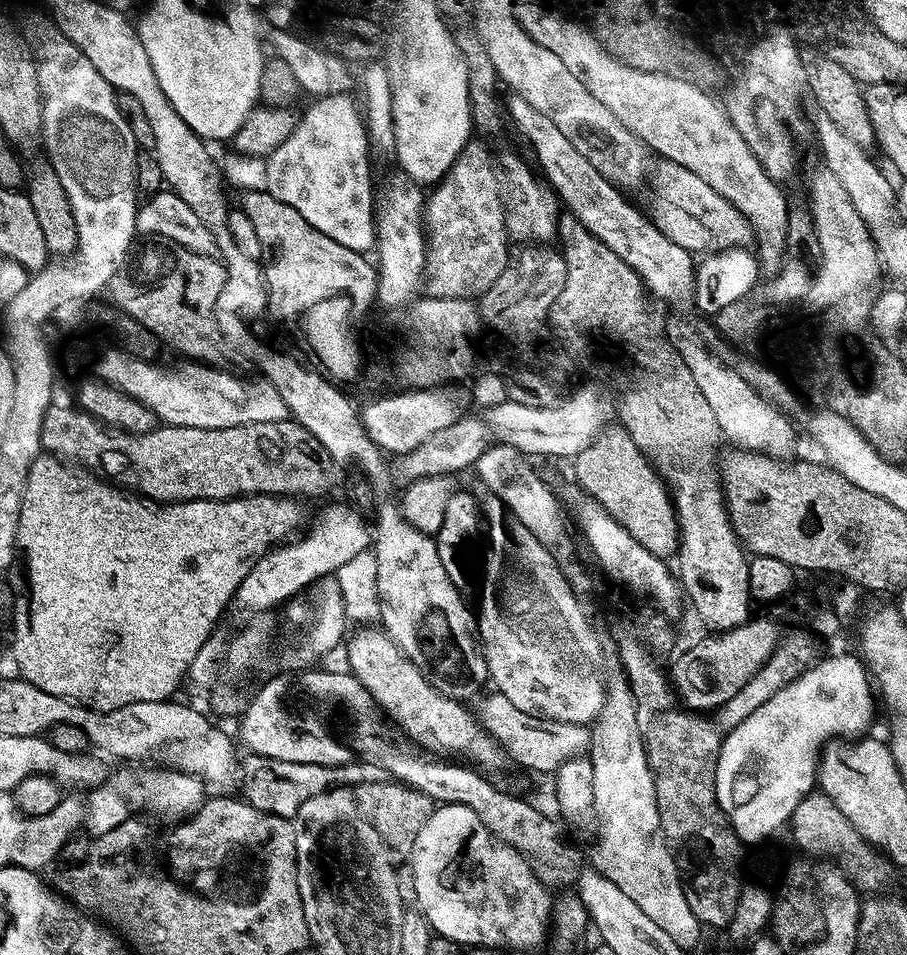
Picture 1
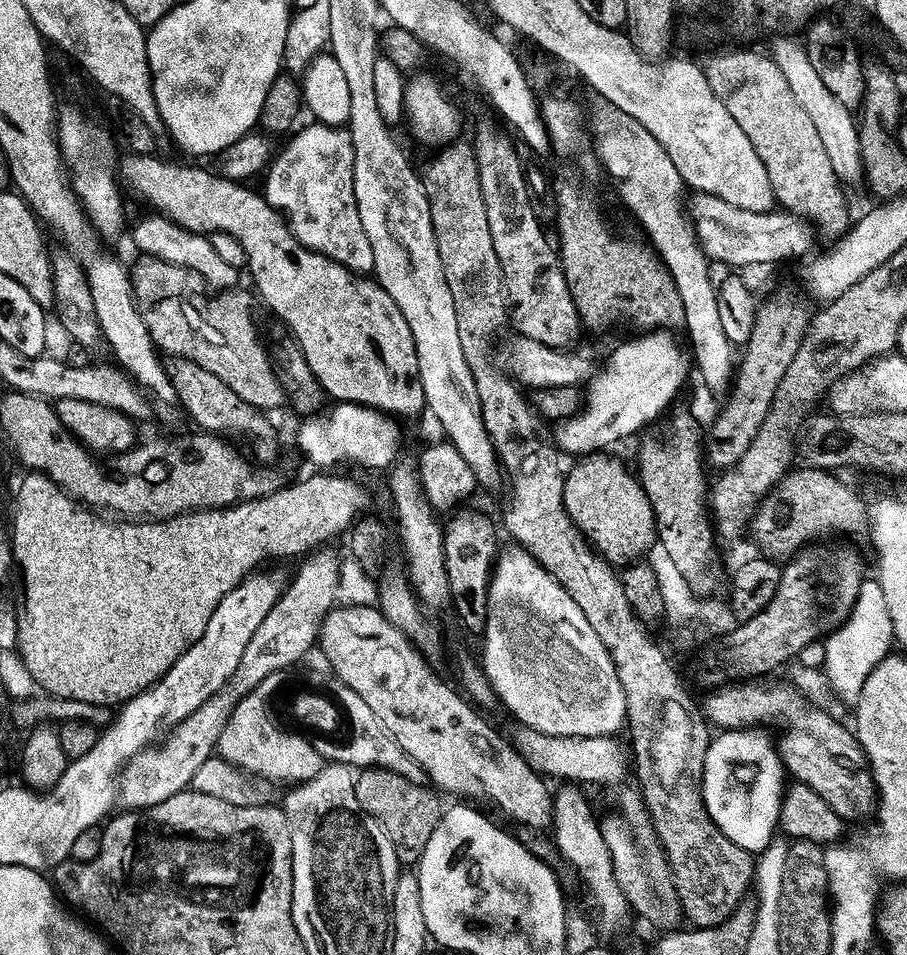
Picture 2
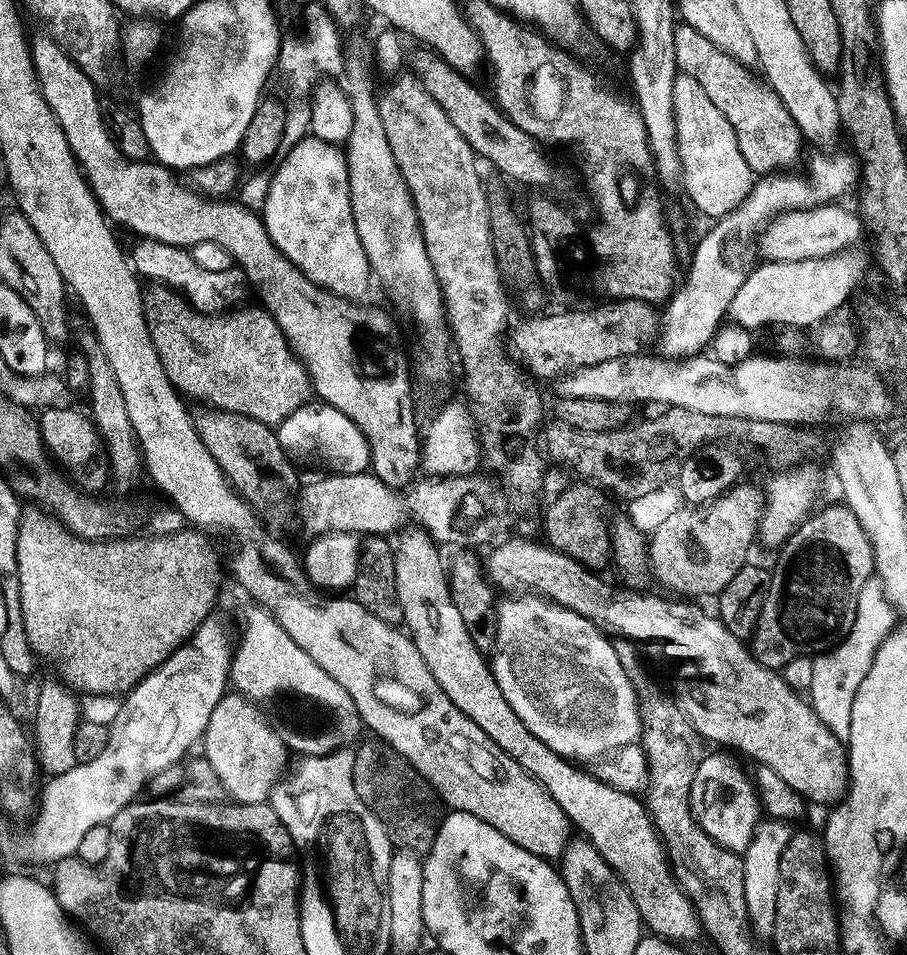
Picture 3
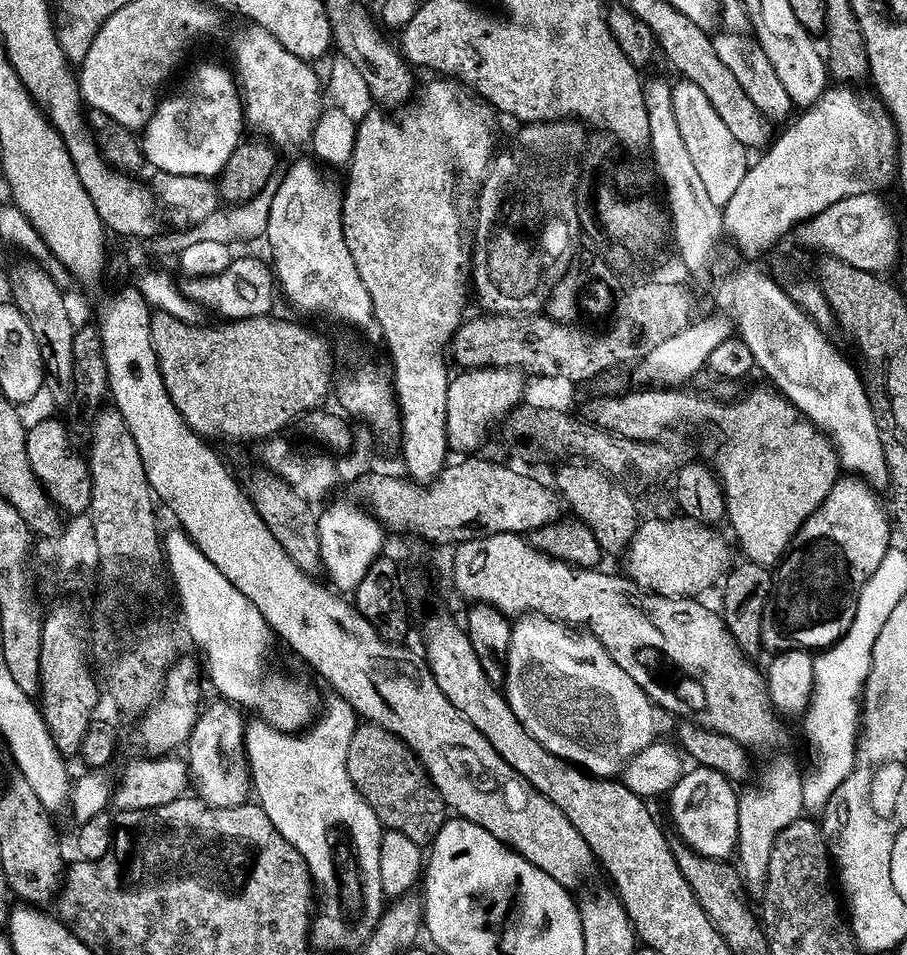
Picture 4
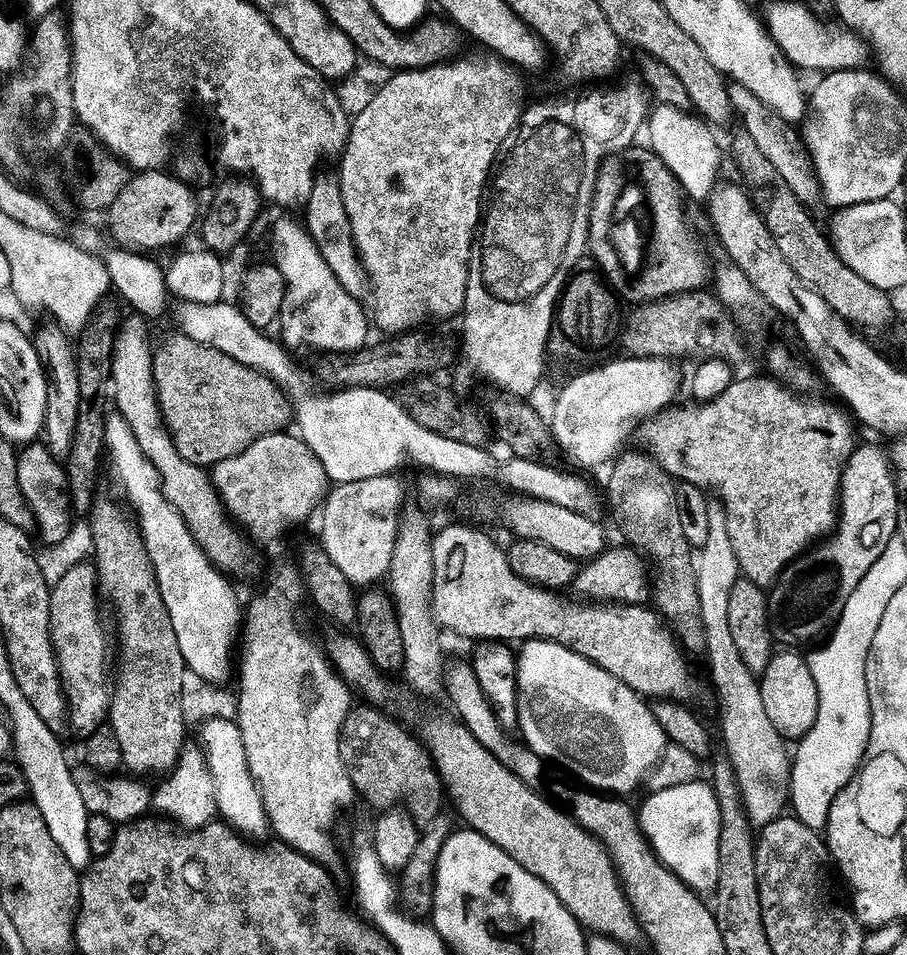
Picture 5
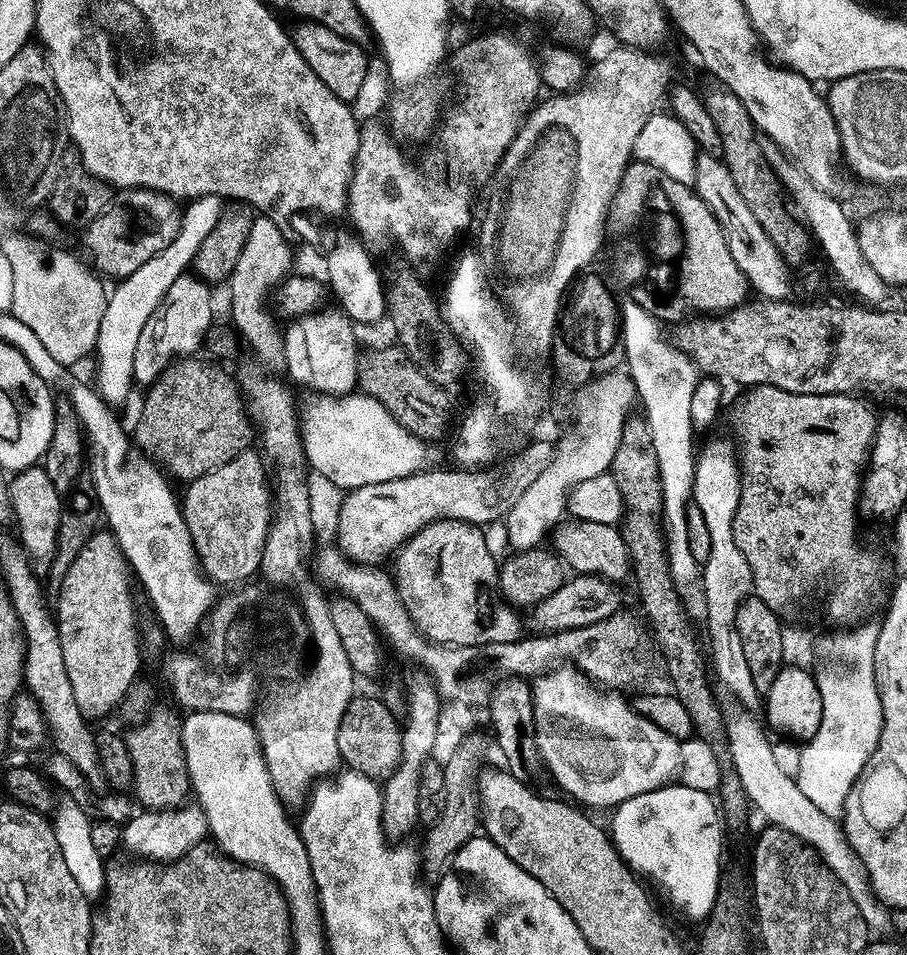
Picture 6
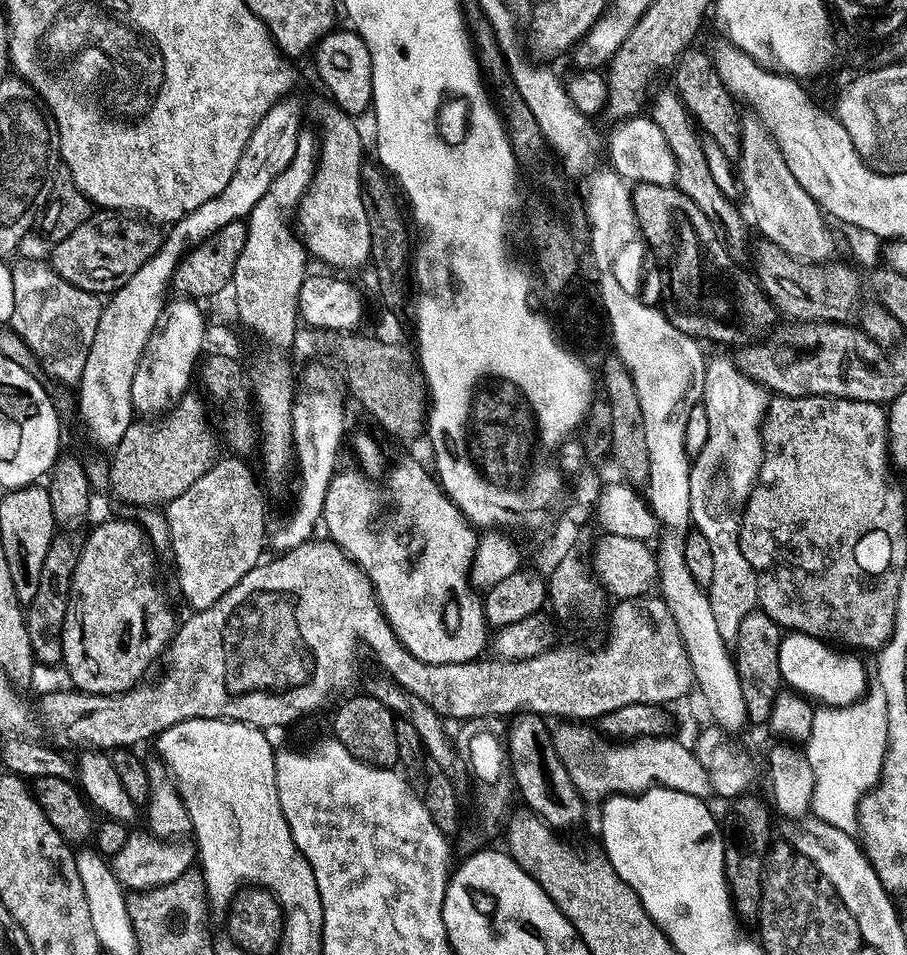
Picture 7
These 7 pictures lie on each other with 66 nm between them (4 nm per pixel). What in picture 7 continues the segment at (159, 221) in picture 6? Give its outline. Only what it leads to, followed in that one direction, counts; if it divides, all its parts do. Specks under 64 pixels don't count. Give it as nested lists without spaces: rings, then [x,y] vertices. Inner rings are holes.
[[[93,214],[86,222],[82,222],[82,226],[78,226],[78,230],[74,230],[74,234],[70,234],[53,247],[56,249],[52,252],[50,266],[63,280],[82,290],[97,294],[111,294],[121,288],[134,274],[138,274],[141,266],[160,249],[162,232],[159,230],[161,231],[153,221],[136,214]]]

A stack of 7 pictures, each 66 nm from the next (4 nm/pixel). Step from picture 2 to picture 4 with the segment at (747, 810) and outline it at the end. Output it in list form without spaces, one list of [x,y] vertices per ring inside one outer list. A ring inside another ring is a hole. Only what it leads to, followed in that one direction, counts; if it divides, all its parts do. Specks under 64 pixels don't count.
[[[706,768],[685,771],[667,797],[668,812],[672,815],[672,824],[681,836],[683,843],[701,856],[712,856],[715,860],[724,860],[736,852],[738,836],[738,800],[737,789],[732,789],[733,781],[718,770]]]

